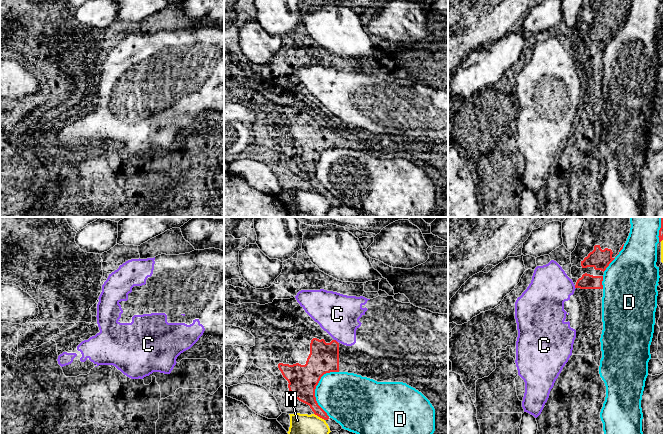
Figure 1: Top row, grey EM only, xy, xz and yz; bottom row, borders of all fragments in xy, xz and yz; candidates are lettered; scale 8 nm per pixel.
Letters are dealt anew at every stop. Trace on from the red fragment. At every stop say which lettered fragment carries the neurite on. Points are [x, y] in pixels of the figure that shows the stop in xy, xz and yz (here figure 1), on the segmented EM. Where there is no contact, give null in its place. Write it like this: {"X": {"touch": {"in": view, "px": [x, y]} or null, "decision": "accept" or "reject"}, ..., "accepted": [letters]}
{"C": {"touch": {"in": "xz", "px": [336, 341]}, "decision": "reject"}, "D": {"touch": {"in": "xz", "px": [315, 388]}, "decision": "reject"}, "M": {"touch": {"in": "xz", "px": [322, 418]}, "decision": "reject"}, "accepted": []}

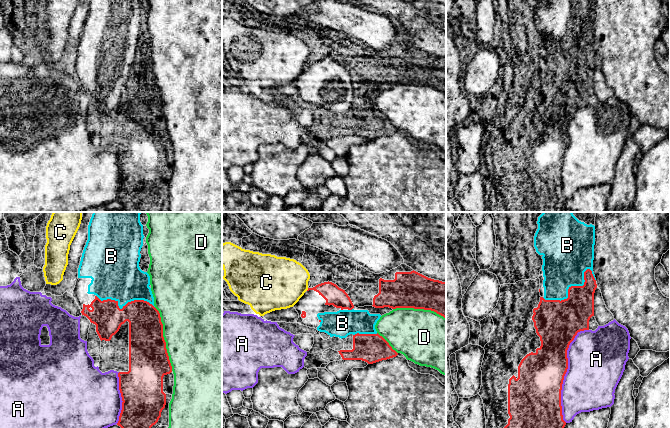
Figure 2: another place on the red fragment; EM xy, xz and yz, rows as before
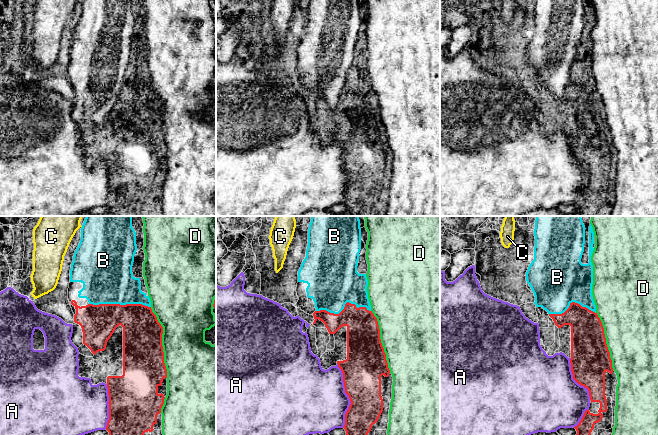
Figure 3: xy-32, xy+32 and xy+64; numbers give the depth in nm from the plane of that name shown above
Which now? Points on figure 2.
{"A": {"touch": {"in": "yz", "px": [566, 371]}, "decision": "reject"}, "B": {"touch": {"in": "yz", "px": [569, 288]}, "decision": "accept"}, "C": {"touch": {"in": "xz", "px": [308, 289]}, "decision": "reject"}, "D": {"touch": {"in": "xy", "px": [163, 339]}, "decision": "reject"}, "accepted": ["B"]}

